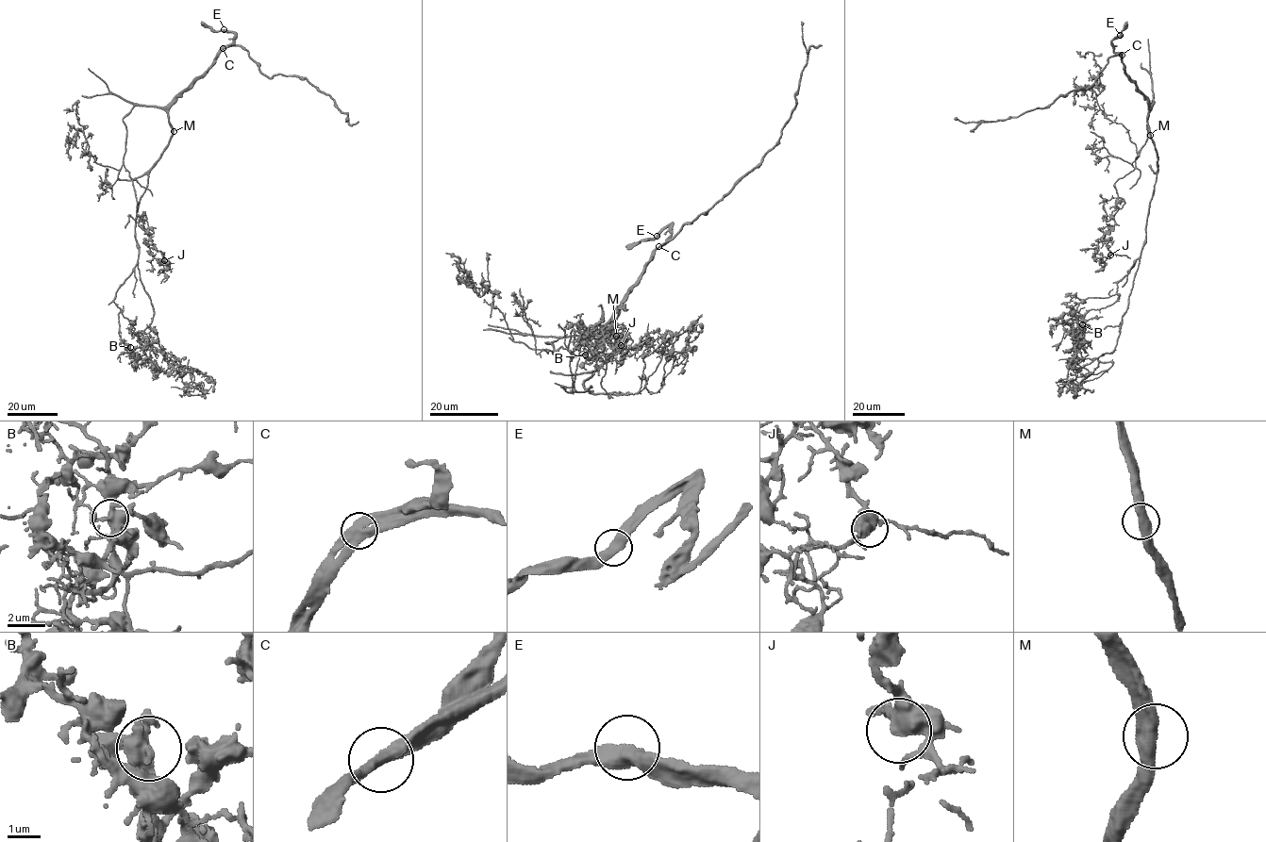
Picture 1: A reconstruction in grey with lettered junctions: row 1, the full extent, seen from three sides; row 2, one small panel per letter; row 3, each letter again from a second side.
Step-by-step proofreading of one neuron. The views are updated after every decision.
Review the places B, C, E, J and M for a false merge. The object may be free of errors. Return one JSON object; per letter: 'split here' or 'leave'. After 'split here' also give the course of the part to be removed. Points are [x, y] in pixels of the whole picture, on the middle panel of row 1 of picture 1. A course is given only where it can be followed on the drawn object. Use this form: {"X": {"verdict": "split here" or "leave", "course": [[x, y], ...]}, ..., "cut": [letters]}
{"B": {"verdict": "leave"}, "C": {"verdict": "leave"}, "E": {"verdict": "leave"}, "J": {"verdict": "leave"}, "M": {"verdict": "leave"}, "cut": []}

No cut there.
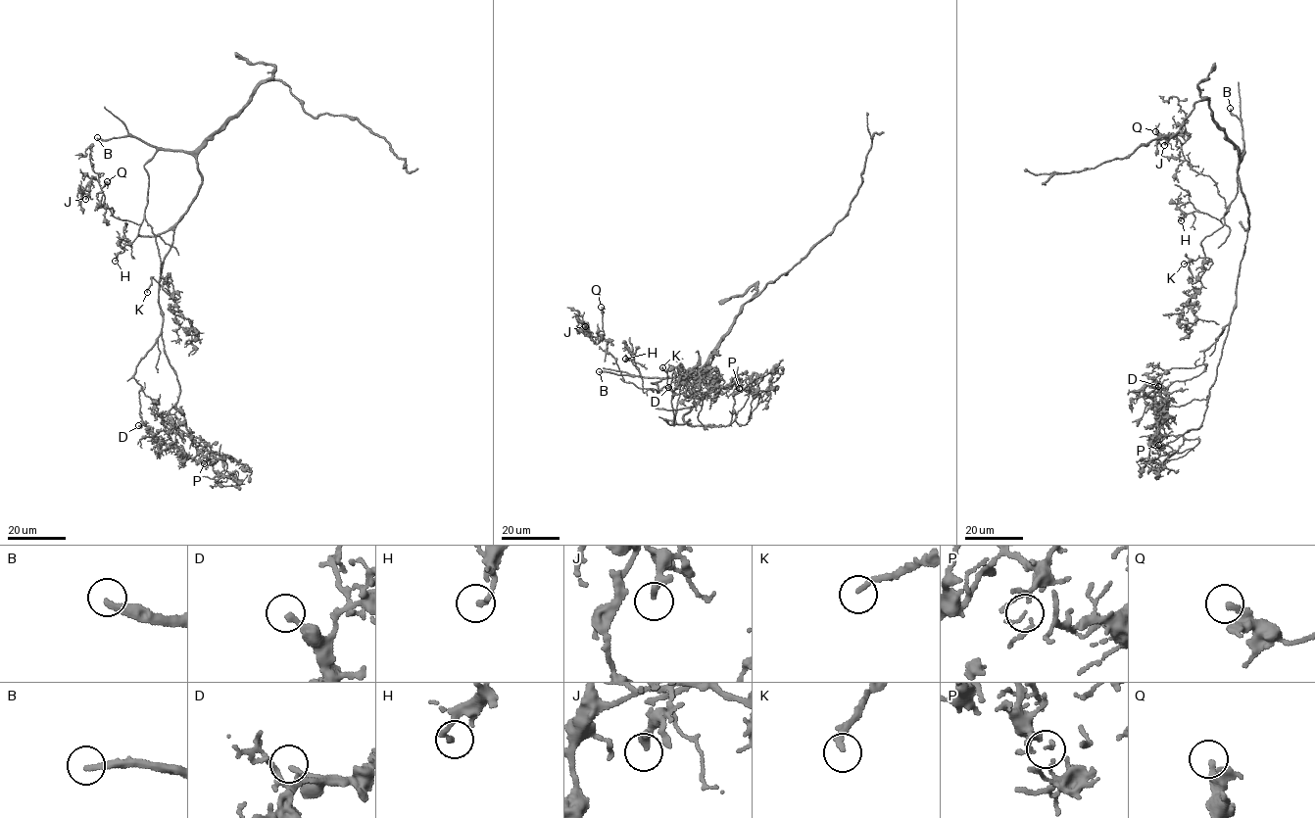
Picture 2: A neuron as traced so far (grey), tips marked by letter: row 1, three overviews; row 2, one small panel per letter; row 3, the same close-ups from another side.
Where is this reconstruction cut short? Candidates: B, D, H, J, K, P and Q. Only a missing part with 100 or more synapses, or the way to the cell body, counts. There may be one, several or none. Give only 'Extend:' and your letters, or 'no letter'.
Extend: B, D, H

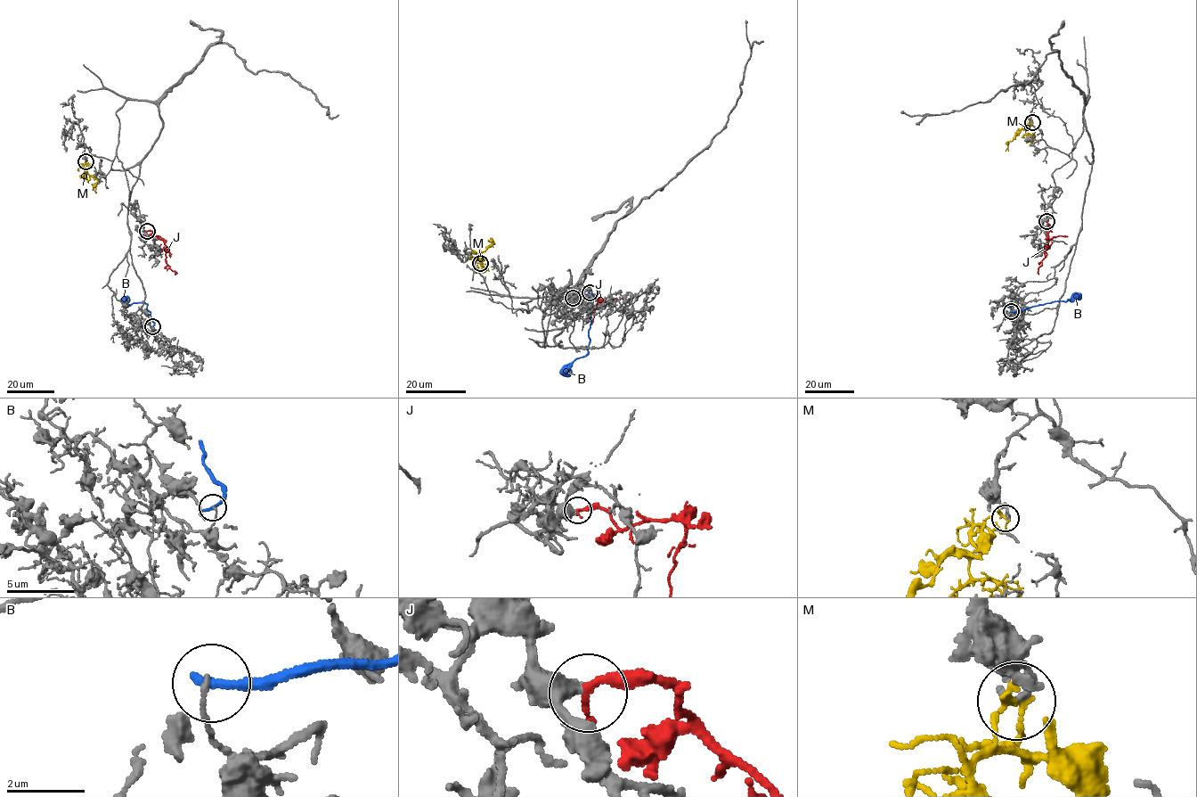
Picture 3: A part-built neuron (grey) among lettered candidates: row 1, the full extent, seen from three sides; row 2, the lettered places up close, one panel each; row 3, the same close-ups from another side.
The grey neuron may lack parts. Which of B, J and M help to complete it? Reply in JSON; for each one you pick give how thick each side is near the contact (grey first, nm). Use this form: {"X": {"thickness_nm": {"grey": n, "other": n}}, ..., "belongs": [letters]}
{"J": {"thickness_nm": {"grey": 380, "other": 280}}, "belongs": ["J"]}

